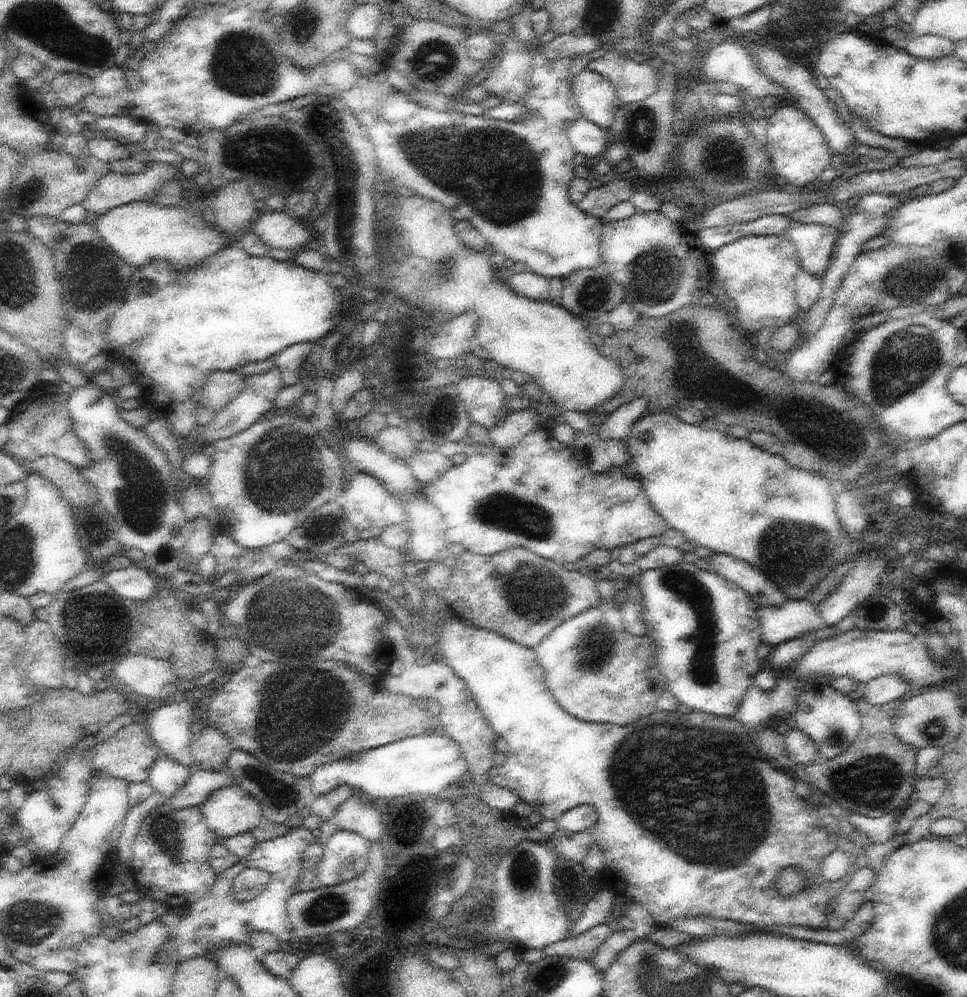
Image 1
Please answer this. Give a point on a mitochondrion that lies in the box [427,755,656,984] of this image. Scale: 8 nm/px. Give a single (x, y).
(523, 873)

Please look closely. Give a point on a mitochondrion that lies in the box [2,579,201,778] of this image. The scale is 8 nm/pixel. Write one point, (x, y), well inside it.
(117, 620)

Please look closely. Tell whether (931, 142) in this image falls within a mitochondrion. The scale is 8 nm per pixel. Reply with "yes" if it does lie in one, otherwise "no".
no

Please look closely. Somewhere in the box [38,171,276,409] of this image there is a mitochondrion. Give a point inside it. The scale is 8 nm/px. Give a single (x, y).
(93, 277)

